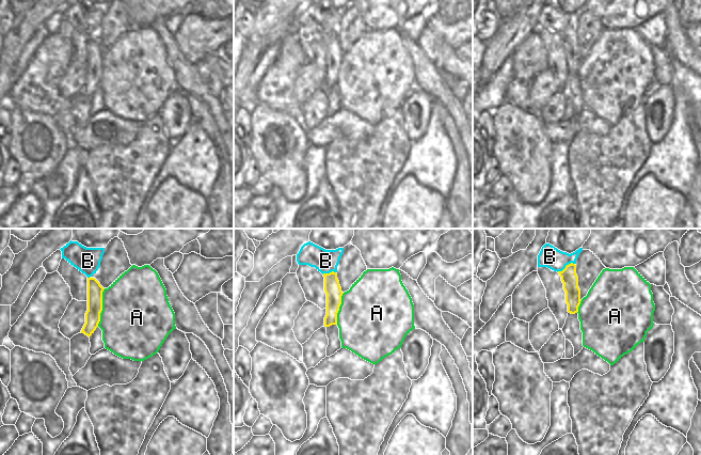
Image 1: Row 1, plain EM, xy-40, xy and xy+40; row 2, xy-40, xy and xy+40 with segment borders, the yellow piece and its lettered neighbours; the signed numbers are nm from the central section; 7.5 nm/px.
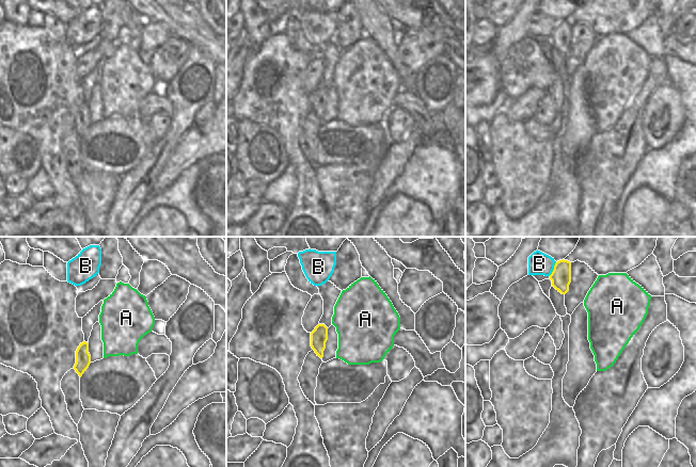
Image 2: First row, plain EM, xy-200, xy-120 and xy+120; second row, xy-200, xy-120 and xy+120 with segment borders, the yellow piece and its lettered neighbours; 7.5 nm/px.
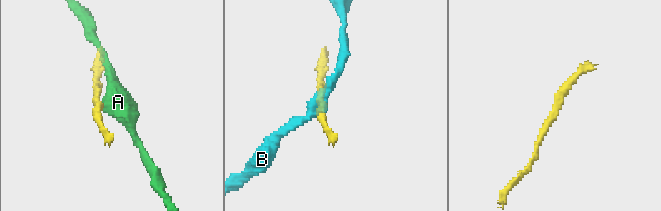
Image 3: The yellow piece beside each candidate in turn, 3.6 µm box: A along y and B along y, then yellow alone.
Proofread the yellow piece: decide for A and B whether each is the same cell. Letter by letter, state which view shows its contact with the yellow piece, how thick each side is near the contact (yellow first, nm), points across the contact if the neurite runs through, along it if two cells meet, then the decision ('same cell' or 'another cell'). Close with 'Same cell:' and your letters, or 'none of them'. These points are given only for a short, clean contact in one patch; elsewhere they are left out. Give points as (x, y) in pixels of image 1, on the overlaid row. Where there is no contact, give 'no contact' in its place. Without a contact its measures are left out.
A: meets yellow in xy-40; 110 nm thick on the yellow side, 500 nm on the other; border along xy-40 (105, 288), (102, 292), (100, 320), (97, 326); another cell
B: meets yellow in xy+40; 120 nm thick on the yellow side, 160 nm on the other; border along xy+40 (574, 263), (569, 263), (561, 270), (557, 271); another cell
Same cell: none of them

